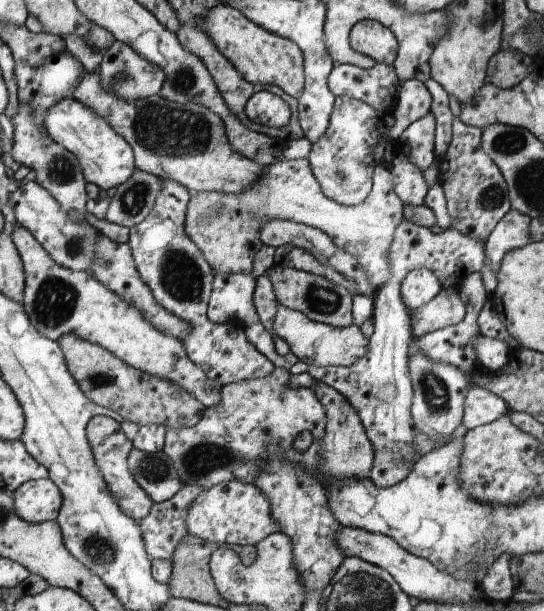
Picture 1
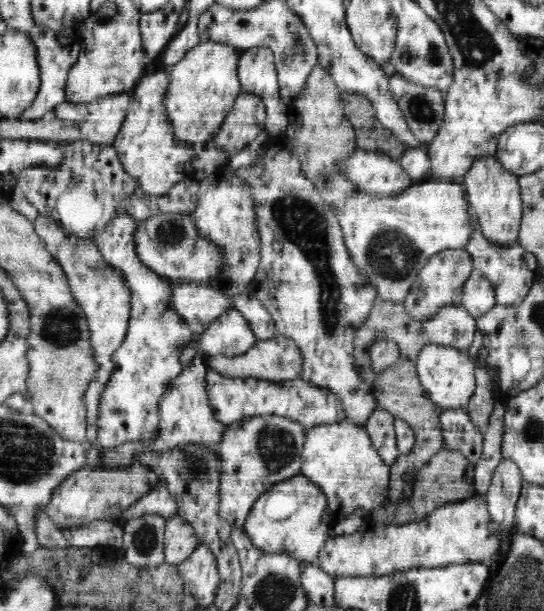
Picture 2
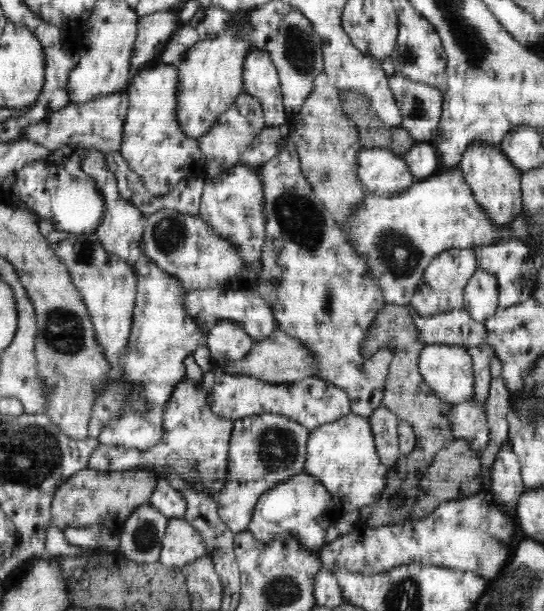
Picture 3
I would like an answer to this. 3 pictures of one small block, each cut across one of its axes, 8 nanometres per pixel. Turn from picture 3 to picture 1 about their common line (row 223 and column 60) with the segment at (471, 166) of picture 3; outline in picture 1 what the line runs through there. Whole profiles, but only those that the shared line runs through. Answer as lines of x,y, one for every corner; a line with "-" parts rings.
49,477
27,481
12,496
16,513
28,523
59,519
63,507
63,494

